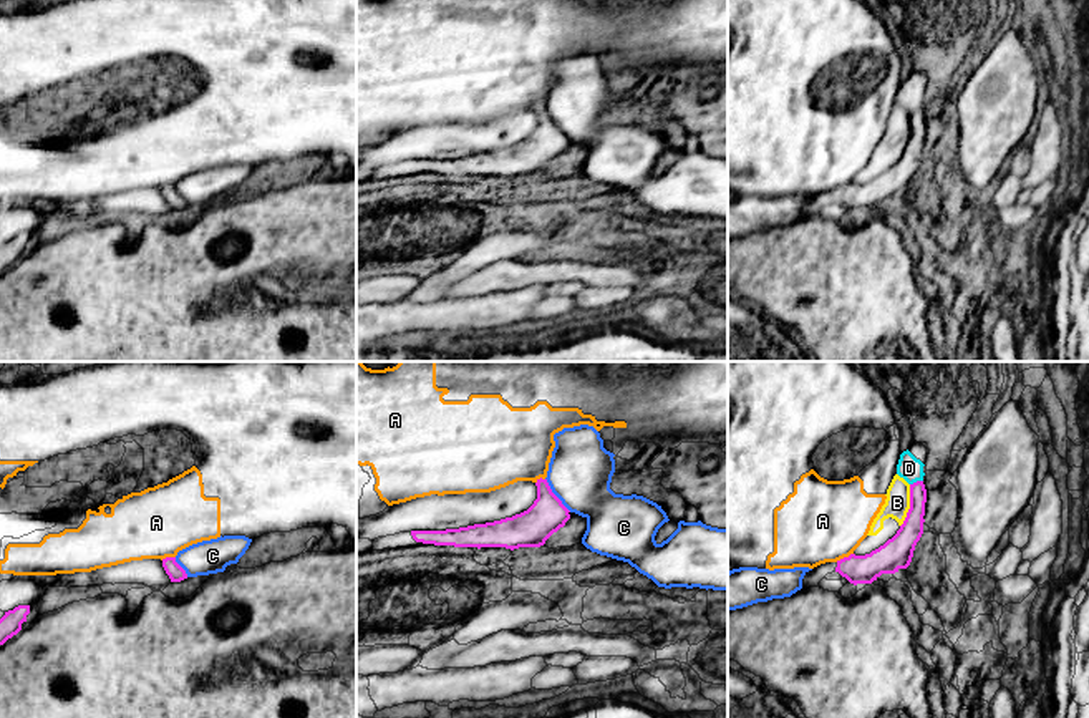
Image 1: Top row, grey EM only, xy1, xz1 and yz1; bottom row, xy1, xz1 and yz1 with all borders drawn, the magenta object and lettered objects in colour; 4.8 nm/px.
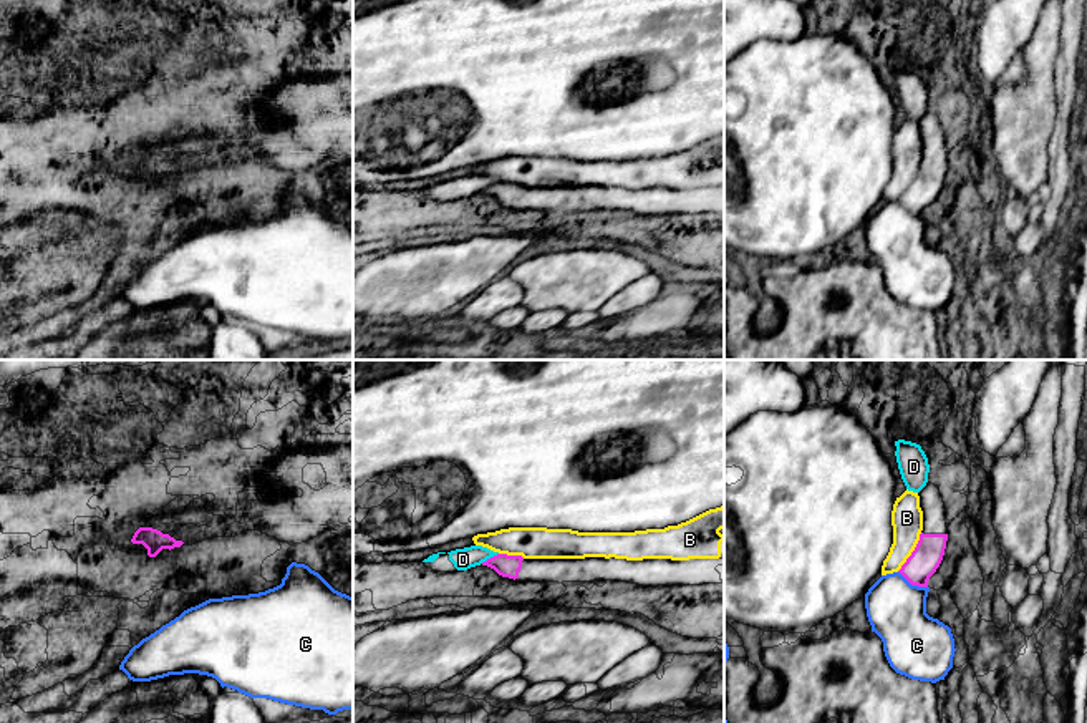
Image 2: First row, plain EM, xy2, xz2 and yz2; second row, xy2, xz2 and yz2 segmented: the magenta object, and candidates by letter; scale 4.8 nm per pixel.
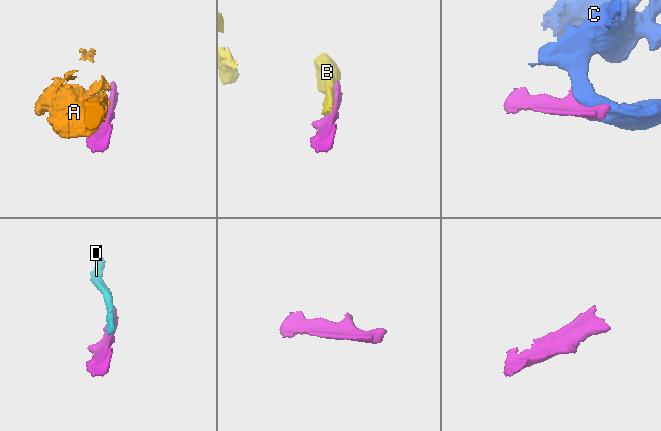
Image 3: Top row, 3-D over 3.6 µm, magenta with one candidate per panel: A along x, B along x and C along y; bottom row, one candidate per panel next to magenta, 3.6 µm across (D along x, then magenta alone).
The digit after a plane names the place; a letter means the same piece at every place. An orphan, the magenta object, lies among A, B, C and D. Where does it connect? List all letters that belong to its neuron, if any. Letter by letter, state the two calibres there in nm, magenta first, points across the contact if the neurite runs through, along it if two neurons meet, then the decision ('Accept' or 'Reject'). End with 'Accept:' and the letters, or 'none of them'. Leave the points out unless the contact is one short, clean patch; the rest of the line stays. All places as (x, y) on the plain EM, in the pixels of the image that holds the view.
A: Thickness 150 nm (magenta) against 400 nm. Boundary: yz1 (852, 181), (836, 189). Reject
B: Thickness 150 nm (magenta) against 120 nm. Reject
C: Thickness 180 nm (magenta) against 320 nm. Reject
D: Thickness 110 nm (magenta) against 110 nm. Reject
Accept: none of them

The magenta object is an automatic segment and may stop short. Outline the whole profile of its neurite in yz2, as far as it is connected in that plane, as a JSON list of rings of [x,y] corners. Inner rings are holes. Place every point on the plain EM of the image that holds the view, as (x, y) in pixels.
[[[926,111],[918,124],[923,139],[923,159],[915,179],[898,201],[911,214],[928,216],[928,209],[940,196],[946,177],[946,136],[940,118],[931,111]]]

